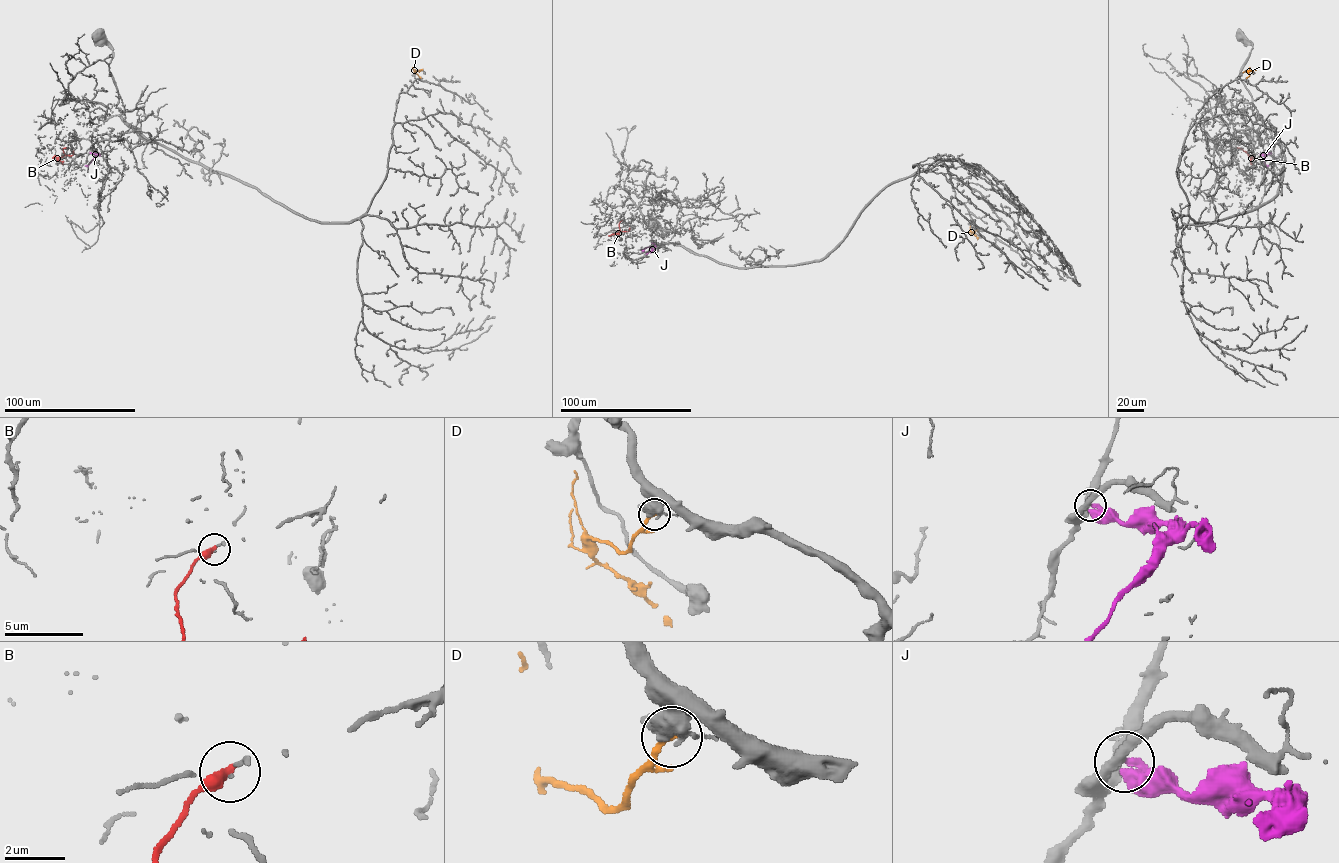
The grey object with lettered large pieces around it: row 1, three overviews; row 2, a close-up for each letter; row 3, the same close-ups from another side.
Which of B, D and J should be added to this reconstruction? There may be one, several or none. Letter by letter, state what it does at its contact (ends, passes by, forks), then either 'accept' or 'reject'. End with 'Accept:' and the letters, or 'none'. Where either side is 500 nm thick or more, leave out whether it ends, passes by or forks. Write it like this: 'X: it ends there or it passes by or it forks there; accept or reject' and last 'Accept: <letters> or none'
B: it ends there; reject
D: it ends there; accept
J: it ends there; reject
Accept: D

